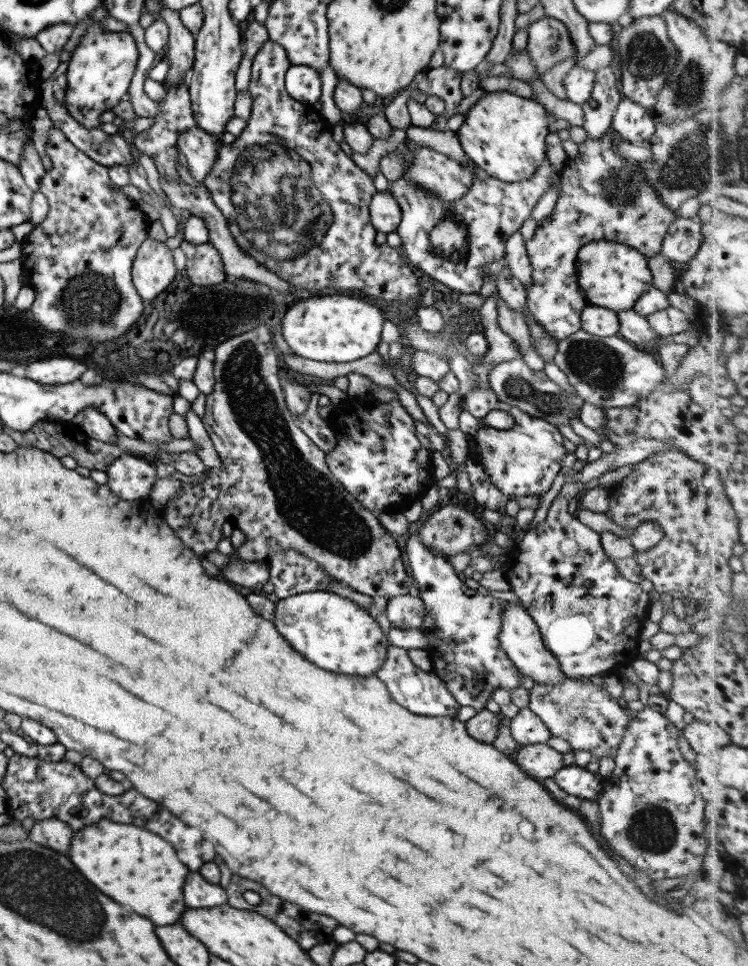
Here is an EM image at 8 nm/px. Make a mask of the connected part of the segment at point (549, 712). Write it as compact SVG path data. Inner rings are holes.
M565 678L561 684L538 684L536 683L532 690L529 690L529 710L548 727L552 737L558 737L566 740L572 751L584 750L596 756L596 758L614 758L622 743L624 732L628 722L632 717L626 712L626 705L614 700L610 694L603 688L600 681L594 679L570 679Z

